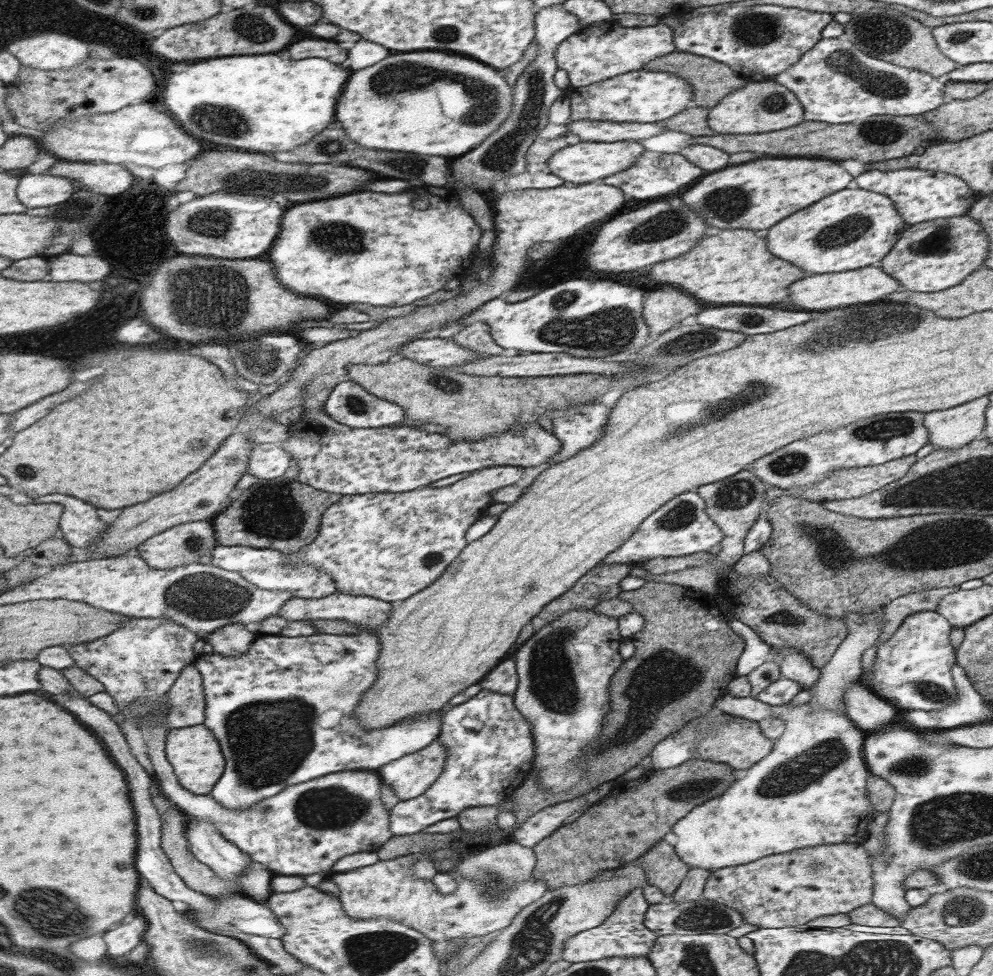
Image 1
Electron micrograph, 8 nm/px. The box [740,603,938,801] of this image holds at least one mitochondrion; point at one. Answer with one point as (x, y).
(791, 618)

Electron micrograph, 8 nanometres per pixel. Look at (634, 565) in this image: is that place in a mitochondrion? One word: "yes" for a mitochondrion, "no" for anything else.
no

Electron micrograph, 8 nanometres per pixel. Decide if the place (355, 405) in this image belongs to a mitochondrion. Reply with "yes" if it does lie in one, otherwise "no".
yes

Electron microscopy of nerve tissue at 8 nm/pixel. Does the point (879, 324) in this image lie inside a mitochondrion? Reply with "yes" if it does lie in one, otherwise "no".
yes

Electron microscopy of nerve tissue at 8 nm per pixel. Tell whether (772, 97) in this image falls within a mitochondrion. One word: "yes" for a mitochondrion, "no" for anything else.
yes

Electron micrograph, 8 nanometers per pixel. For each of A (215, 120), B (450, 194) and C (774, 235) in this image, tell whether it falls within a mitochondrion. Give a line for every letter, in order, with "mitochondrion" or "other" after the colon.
A: mitochondrion
B: other
C: other

